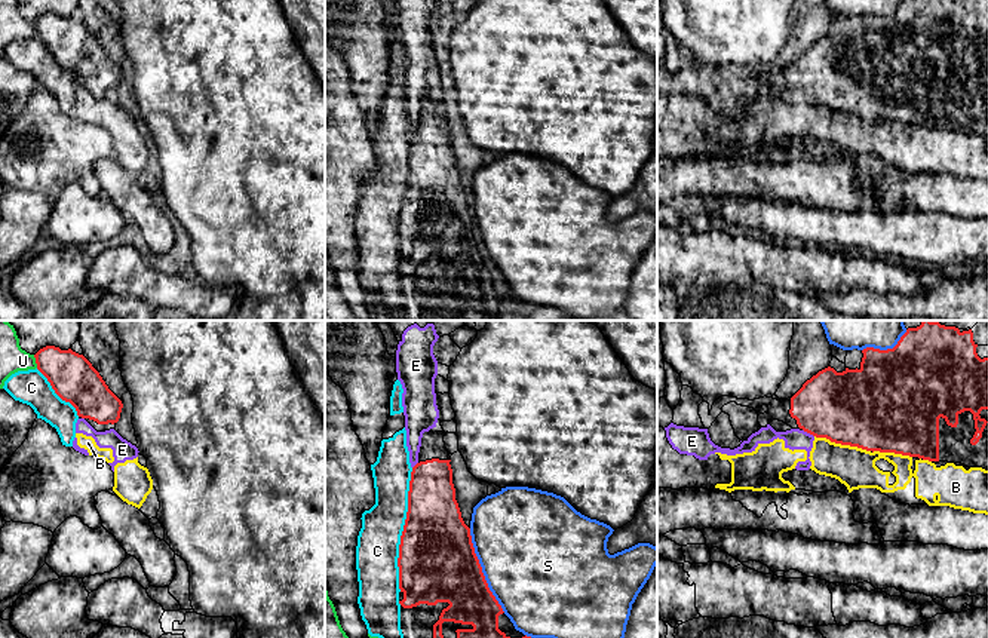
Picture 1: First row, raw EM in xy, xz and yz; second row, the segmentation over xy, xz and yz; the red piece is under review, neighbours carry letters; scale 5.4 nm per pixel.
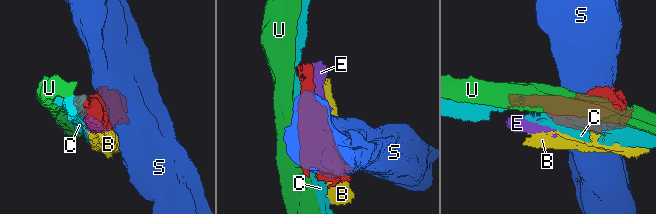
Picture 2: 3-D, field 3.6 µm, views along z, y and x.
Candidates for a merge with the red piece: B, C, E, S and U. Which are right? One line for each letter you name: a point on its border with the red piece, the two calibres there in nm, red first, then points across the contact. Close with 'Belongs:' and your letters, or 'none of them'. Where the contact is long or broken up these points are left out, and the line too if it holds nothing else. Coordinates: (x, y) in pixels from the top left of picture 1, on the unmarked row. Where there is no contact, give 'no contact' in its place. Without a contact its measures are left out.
Belongs: none of them

